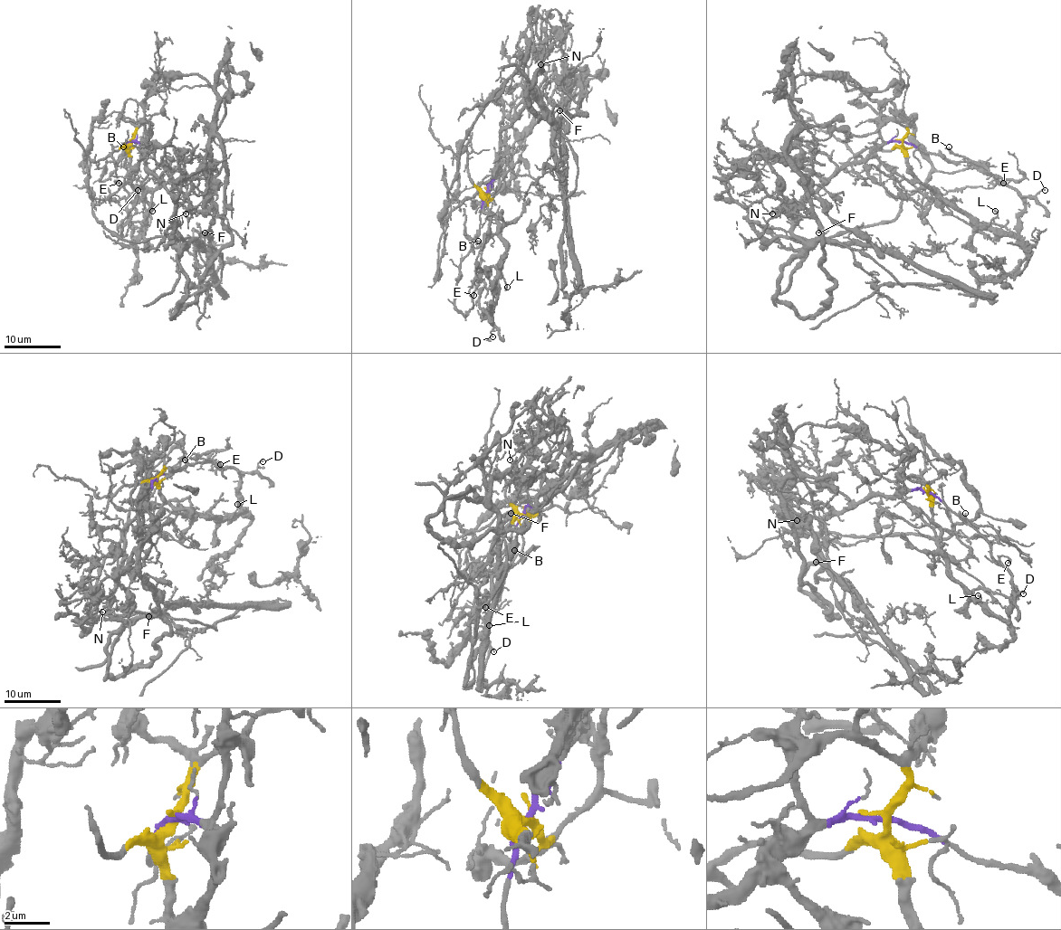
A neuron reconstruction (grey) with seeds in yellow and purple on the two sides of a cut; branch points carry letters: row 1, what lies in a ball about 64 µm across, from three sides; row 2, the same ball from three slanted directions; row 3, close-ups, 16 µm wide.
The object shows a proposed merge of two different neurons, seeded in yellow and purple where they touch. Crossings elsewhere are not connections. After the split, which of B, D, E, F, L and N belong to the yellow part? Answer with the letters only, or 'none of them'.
B, D, E, L

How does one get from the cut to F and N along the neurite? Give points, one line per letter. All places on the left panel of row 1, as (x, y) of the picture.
F: (131, 142), (138, 143), (144, 165), (169, 194), (179, 234), (192, 241), (205, 232)
N: (131, 142), (138, 143), (144, 165), (168, 190), (171, 197), (178, 204), (186, 197), (189, 203), (185, 214)

